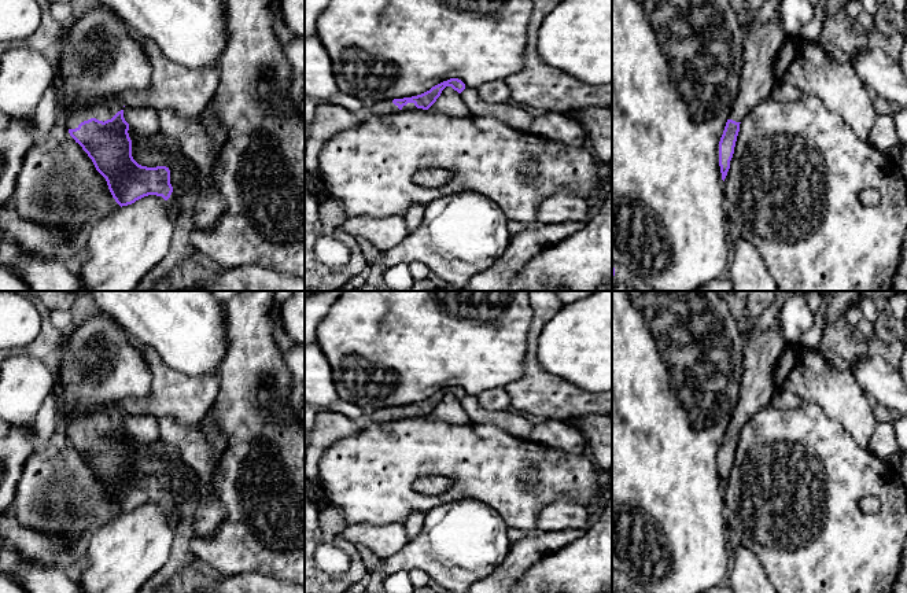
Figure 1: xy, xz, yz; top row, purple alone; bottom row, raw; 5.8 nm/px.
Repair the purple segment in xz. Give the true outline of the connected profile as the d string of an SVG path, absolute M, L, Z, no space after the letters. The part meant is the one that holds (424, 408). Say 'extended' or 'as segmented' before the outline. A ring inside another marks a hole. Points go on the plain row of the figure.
extended; M450 386L417 404L373 410L372 413L369 413L369 419L376 423L390 423L398 420L409 420L417 416L428 417L436 409L446 394L451 394L458 401L465 397L465 391L461 387Z

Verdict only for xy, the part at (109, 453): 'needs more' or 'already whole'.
needs more

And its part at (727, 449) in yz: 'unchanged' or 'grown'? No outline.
grown

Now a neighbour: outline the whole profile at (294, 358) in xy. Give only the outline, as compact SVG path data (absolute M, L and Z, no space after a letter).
M295 343L284 361L291 372L290 401L298 410L305 404L305 347Z

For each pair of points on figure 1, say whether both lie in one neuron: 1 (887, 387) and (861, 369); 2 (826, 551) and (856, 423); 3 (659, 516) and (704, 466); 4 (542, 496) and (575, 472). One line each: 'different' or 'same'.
1: same
2: different
3: same
4: same

